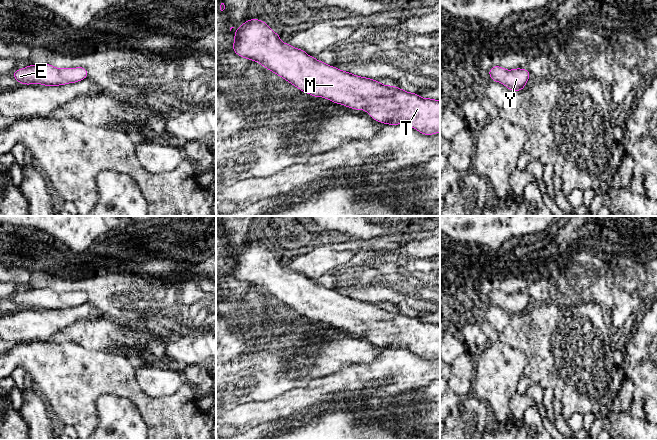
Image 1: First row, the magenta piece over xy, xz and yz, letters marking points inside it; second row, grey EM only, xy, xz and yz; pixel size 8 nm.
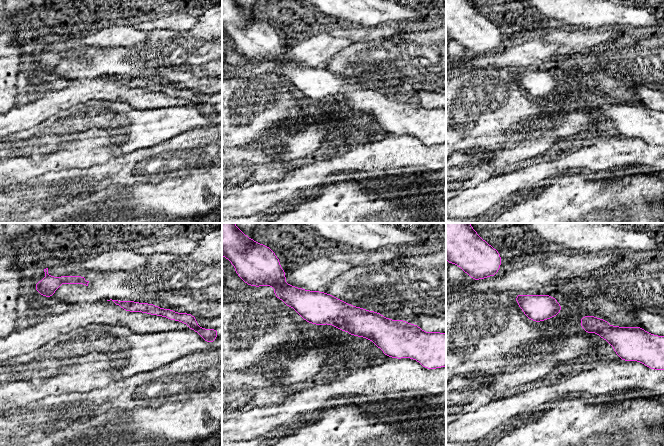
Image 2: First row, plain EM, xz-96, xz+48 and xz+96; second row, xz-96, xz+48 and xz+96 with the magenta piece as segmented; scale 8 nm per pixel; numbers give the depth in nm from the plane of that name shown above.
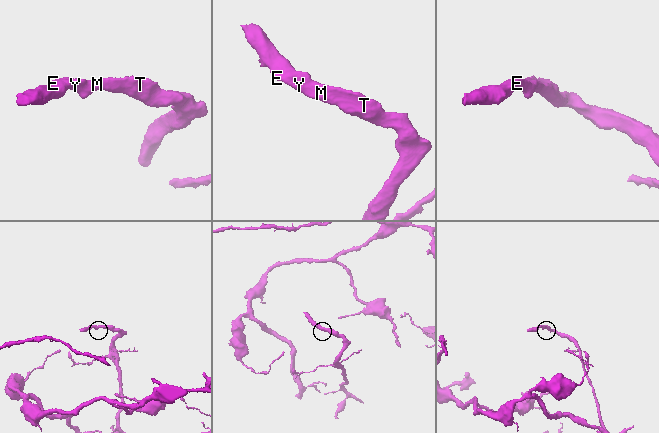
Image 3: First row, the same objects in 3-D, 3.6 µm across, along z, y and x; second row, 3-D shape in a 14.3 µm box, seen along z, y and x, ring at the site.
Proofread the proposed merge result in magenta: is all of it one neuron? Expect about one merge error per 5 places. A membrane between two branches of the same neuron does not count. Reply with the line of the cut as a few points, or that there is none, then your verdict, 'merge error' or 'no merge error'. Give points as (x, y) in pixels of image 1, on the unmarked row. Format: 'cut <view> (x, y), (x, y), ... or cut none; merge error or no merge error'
cut none; no merge error

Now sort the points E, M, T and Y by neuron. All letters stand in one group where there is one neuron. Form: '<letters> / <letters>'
E M T Y

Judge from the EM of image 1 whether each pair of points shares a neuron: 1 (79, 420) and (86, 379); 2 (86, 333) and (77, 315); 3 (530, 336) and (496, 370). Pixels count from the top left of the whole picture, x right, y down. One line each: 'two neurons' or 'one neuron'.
1: one neuron
2: two neurons
3: two neurons

